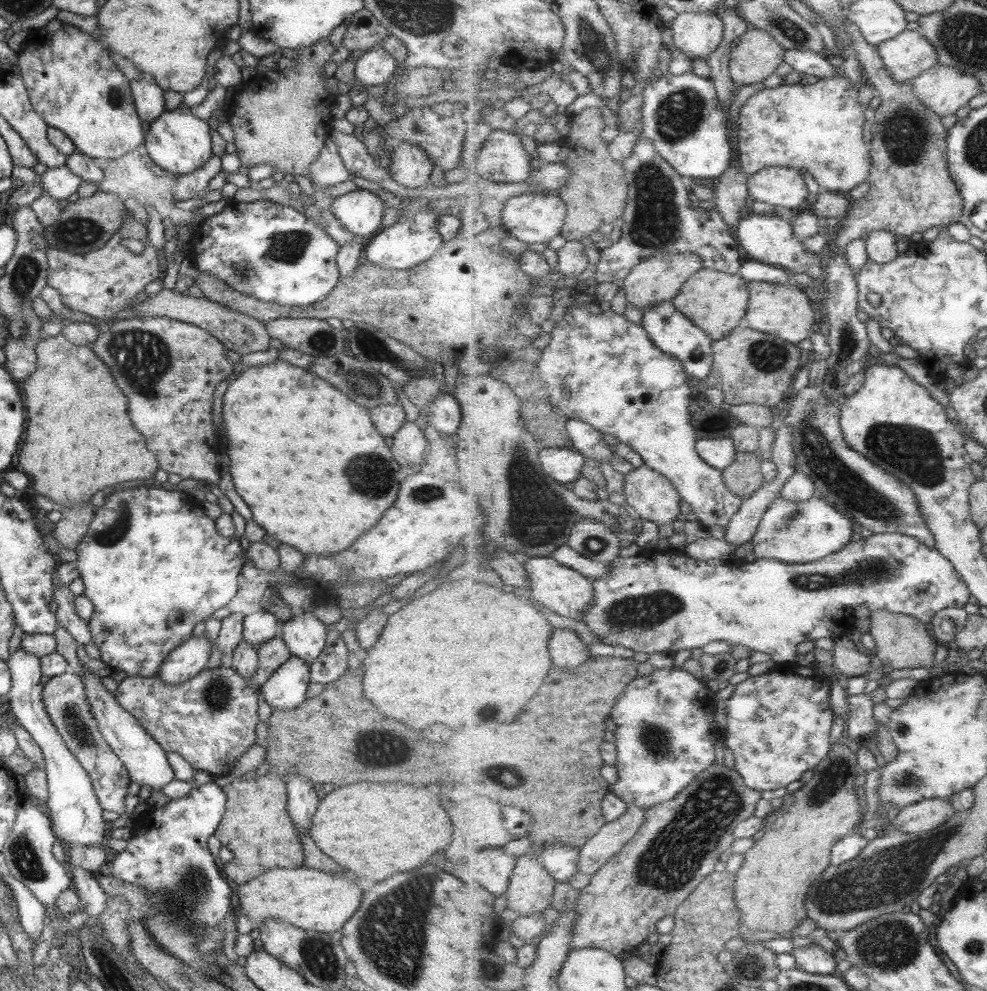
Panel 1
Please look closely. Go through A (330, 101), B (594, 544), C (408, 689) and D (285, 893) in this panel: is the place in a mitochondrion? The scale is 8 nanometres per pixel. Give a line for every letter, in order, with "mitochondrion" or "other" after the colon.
A: other
B: mitochondrion
C: other
D: other

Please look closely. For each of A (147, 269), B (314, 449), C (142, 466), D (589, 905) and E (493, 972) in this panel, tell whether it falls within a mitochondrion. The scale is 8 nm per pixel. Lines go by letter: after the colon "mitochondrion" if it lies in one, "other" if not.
A: other
B: other
C: other
D: other
E: other

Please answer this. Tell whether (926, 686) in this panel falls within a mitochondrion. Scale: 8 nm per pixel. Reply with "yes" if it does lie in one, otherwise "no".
no

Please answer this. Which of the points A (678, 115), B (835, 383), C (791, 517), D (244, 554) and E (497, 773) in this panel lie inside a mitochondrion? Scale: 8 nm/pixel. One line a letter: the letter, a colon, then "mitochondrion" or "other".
A: mitochondrion
B: mitochondrion
C: mitochondrion
D: other
E: mitochondrion

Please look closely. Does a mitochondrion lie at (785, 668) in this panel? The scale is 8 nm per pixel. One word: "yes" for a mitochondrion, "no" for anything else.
no

